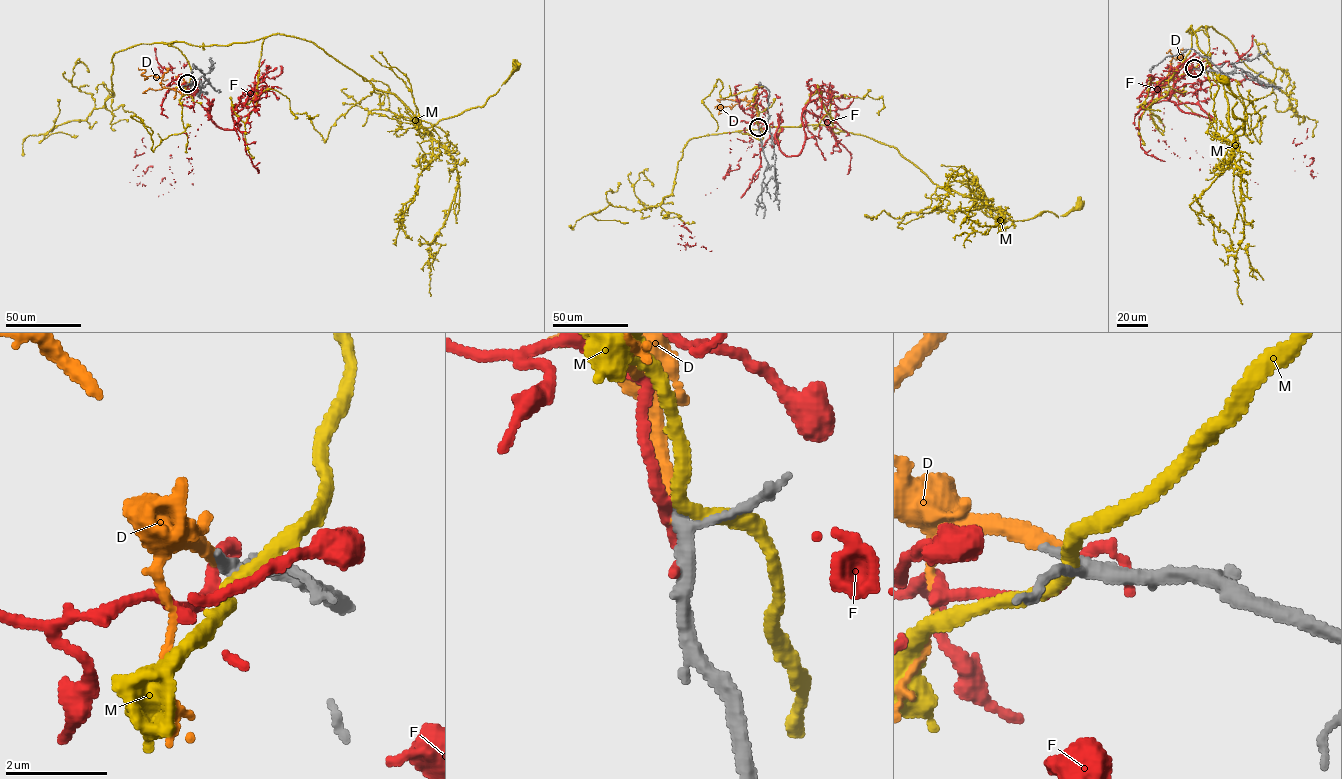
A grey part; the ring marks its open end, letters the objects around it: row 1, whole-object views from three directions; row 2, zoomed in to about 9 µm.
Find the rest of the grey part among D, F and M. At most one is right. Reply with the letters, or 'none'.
D

